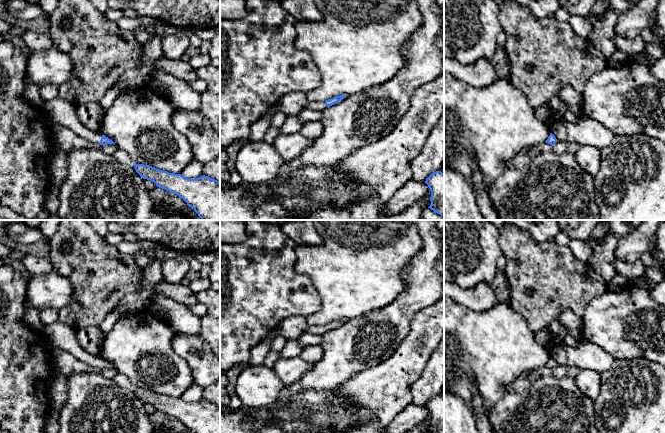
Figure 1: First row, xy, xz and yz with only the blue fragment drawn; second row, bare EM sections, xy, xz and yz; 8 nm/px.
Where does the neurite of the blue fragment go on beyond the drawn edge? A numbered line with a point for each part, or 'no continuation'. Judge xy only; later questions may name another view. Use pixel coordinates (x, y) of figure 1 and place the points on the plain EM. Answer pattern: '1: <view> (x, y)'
1: xy (58, 334)

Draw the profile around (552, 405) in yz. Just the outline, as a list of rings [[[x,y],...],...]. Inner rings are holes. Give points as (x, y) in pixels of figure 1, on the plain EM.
[[[553,375],[542,377],[534,382],[530,389],[520,393],[506,393],[493,407],[490,421],[495,433],[598,433],[594,423],[594,400],[584,395],[575,383],[575,379],[566,375],[556,378]]]

